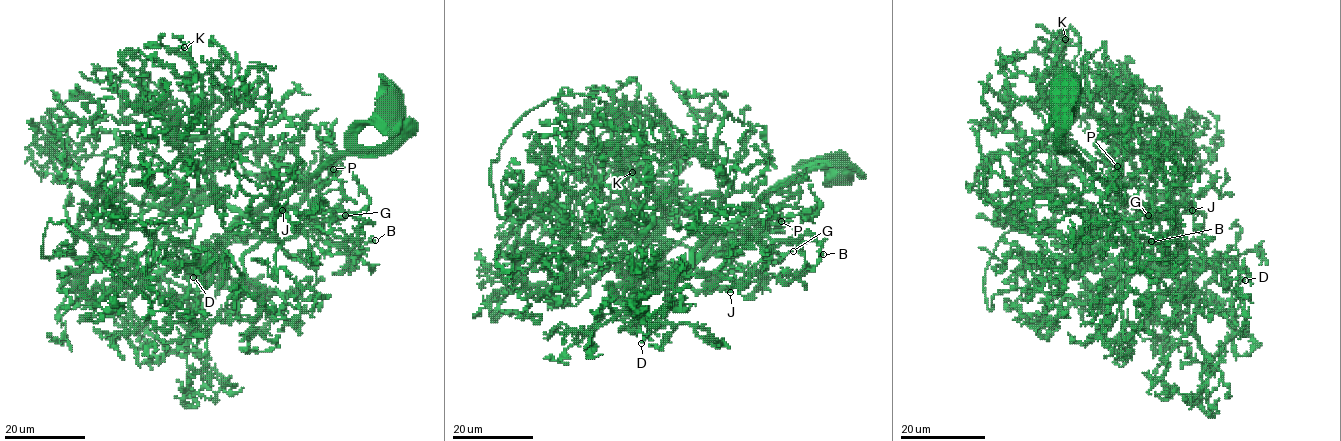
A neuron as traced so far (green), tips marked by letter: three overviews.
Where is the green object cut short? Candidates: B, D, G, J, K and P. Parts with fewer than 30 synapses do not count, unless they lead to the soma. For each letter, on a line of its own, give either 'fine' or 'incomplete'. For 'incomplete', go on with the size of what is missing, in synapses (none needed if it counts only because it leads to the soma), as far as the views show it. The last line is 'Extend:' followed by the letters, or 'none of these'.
B: fine
D: fine
G: fine
J: incomplete; 70 synapses
K: fine
P: fine
Extend: J

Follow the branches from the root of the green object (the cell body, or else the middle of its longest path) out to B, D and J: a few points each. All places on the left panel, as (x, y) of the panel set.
B: (390, 105), (403, 127), (378, 152), (331, 158), (233, 229), (289, 239), (315, 218), (355, 257), (375, 240)
D: (390, 105), (403, 127), (378, 152), (331, 158), (227, 232), (208, 262), (210, 279), (200, 266), (193, 277)
J: (390, 105), (403, 127), (378, 152), (331, 158), (244, 216), (233, 234), (245, 239), (295, 205), (282, 210)

